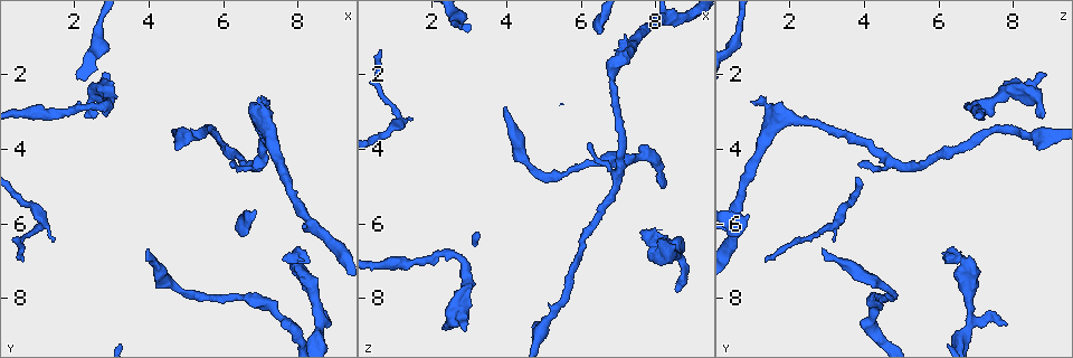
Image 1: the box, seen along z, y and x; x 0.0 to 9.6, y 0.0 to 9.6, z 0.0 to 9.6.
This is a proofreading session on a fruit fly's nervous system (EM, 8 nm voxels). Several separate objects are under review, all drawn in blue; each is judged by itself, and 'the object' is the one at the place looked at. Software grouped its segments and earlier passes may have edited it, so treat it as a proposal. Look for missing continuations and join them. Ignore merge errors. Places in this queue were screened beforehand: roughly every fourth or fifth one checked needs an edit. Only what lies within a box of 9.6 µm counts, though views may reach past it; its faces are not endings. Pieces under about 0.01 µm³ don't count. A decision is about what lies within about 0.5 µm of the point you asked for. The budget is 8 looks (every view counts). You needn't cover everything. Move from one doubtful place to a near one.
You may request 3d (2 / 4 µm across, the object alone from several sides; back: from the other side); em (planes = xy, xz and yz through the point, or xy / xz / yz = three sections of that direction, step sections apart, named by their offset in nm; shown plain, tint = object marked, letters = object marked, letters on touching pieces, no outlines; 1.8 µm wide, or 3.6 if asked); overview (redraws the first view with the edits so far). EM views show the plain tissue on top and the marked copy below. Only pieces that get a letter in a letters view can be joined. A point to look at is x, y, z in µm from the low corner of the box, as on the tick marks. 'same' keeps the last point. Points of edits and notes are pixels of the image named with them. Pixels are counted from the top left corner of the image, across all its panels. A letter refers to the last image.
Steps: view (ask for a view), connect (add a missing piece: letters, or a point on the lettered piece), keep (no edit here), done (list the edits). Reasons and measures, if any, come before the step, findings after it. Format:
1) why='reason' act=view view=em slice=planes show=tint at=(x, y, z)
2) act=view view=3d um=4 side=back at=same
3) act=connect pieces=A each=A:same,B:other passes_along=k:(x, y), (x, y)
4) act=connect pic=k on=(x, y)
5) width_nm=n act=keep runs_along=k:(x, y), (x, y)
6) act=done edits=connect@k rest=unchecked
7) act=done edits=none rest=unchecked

act=view view=3d um=4 at=(2.55, 3.10, 8.70)

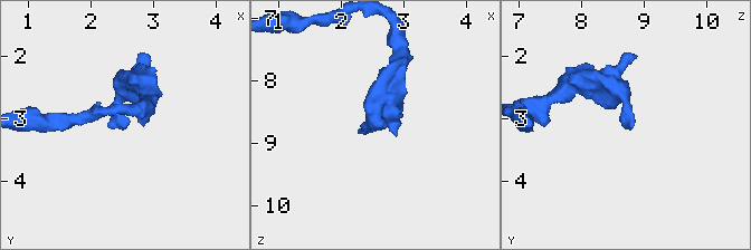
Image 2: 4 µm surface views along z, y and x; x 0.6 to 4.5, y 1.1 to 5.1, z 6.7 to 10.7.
why='now the EM' act=view view=em slice=yz step=4 show=letters at=(2.55, 3.15, 8.75)

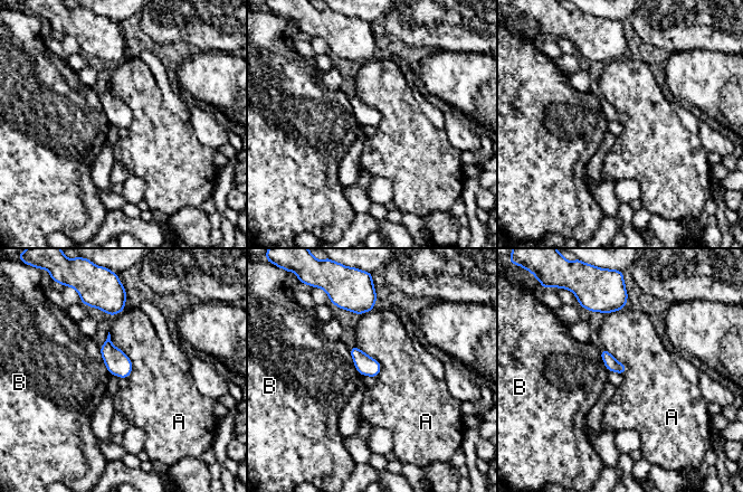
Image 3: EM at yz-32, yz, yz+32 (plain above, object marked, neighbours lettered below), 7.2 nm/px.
why='cut it another way' act=view view=em slice=planes show=letters at=same

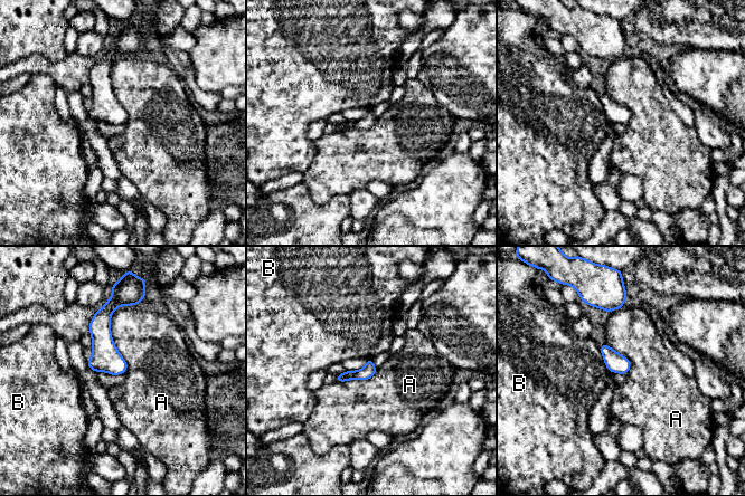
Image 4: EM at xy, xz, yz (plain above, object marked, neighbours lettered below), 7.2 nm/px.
act=keep each=A:other,B:other border=4:(137, 304), (111, 316), (125, 372) found='no lettered piece goes on from it'

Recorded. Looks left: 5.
why='an open end' act=view view=3d um=4 at=(4.00, 6.70, 2.95)

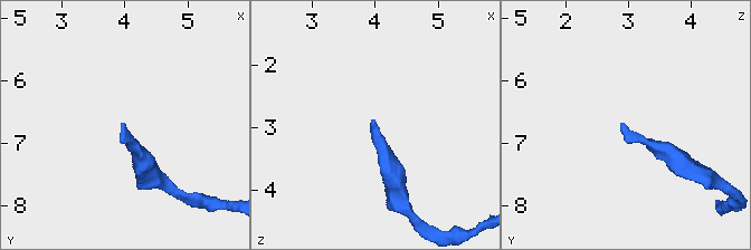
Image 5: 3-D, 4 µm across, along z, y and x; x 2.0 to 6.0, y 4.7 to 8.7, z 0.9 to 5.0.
why='now the EM' act=view view=em slice=xz step=4 show=tint at=(4.05, 6.75, 2.90)

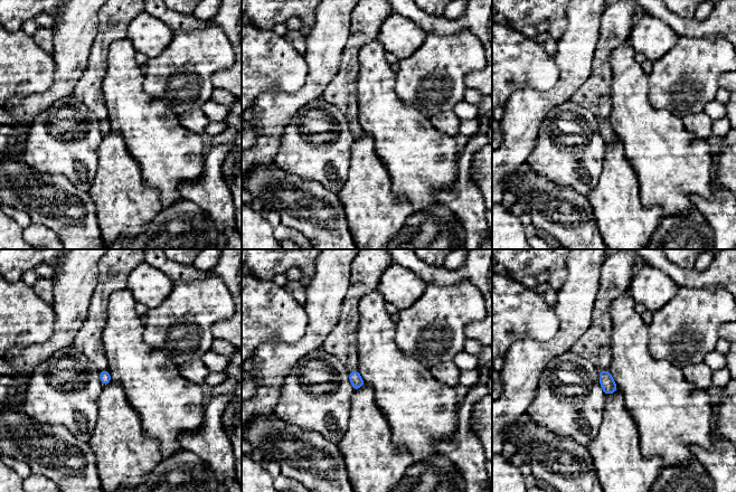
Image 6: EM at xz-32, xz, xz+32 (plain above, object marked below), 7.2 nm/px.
why='cut it another way' act=view view=em slice=yz step=16 show=letters at=same

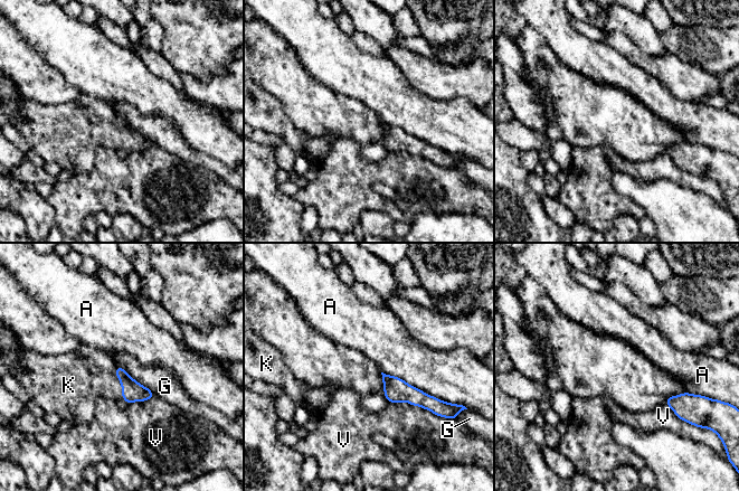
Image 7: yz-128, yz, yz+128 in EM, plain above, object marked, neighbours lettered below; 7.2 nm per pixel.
longest_contact=A:460nm act=connect pieces=K each=A:other,G:other,K:same,V:other passes_along=7:(132, 390), (120, 381), (89, 373) found='the neuron continues'

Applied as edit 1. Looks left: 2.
act=view view=overview

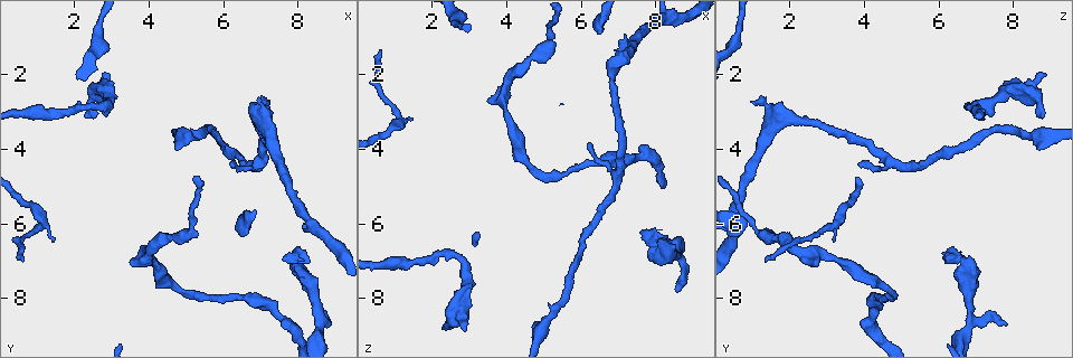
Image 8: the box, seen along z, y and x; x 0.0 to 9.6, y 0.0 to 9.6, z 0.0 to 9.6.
why='free end' act=view view=em um=3.6 slice=planes show=letters at=(8.20, 7.00, 6.30)

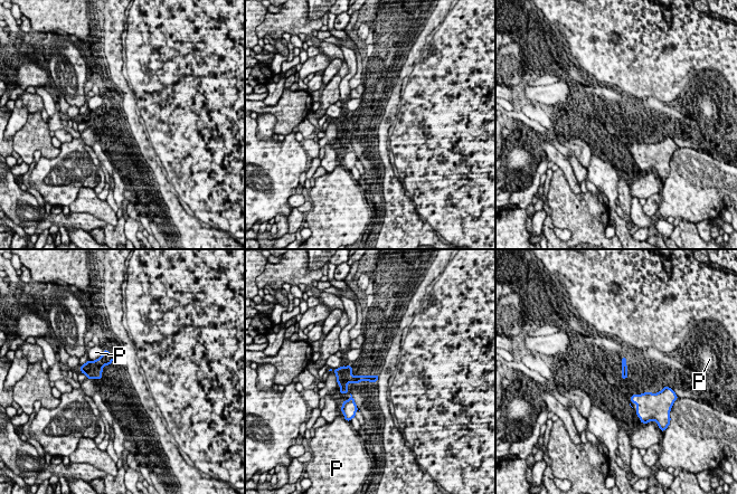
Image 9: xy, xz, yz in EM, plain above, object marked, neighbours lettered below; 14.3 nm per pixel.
act=keep each=P:other runs_along=9:(624, 359), (623, 377) found='no lettered piece goes on from it'

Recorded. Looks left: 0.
act=done edits=connect@7 rest=unchecked

